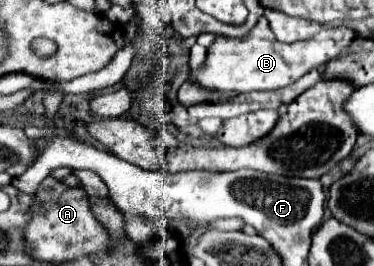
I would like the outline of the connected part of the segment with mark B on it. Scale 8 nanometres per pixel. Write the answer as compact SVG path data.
M265 16L259 18L259 22L251 28L251 32L245 38L223 38L219 36L209 48L205 62L189 72L189 80L197 82L205 90L215 92L253 92L253 90L277 90L283 86L293 84L303 74L307 74L311 68L319 68L321 64L327 64L331 58L337 58L355 38L353 30L345 26L337 26L331 30L321 30L317 36L299 40L295 44L283 44L275 38L275 34L269 28L269 22Z

